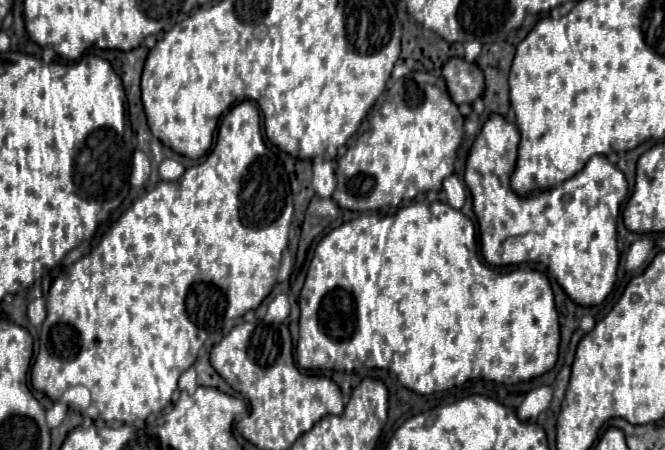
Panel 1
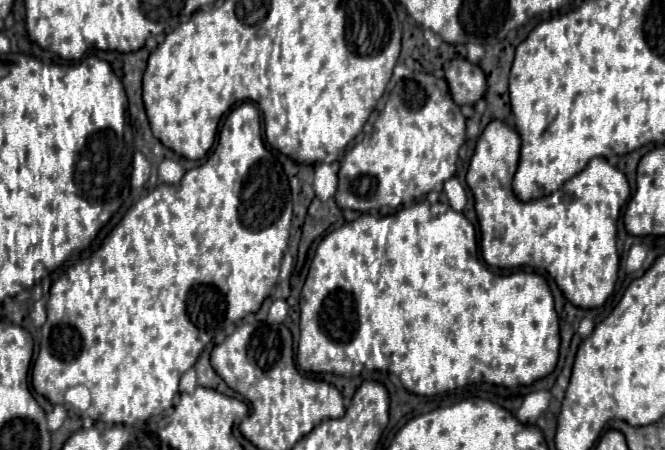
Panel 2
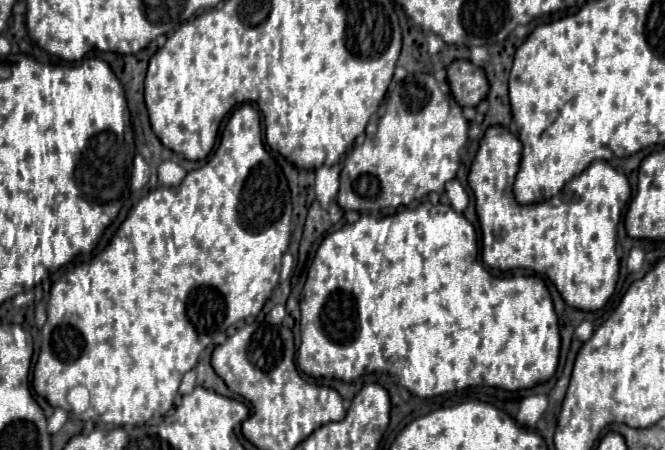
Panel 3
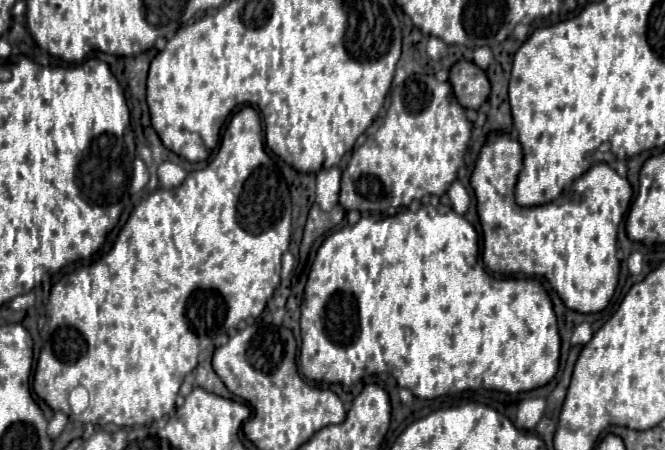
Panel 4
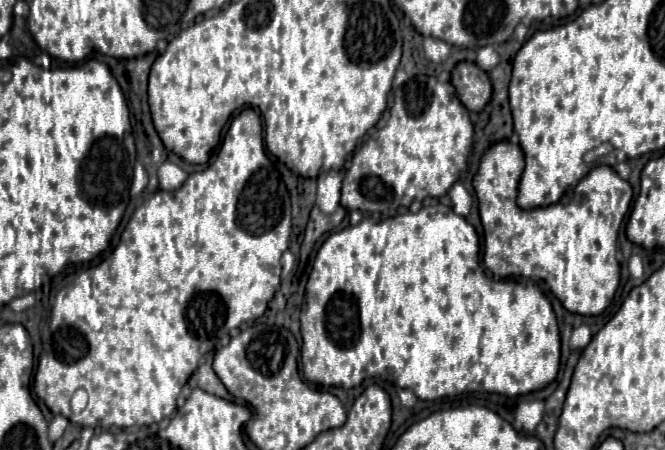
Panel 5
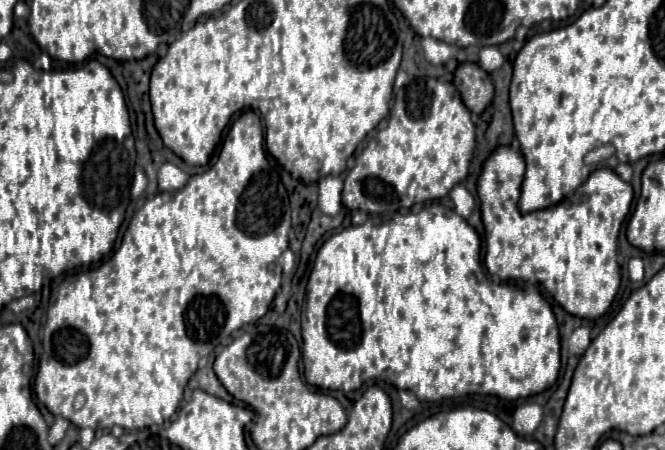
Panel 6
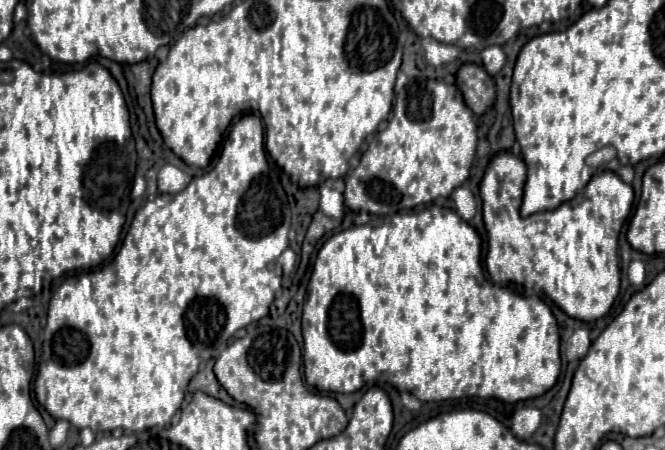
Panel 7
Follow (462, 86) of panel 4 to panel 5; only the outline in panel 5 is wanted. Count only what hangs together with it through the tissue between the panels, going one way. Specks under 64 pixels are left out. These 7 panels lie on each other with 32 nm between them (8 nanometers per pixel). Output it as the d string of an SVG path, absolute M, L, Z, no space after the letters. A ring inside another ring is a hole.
M458 62L452 70L450 82L456 88L460 102L472 112L480 112L492 96L492 84L488 74L474 62Z

